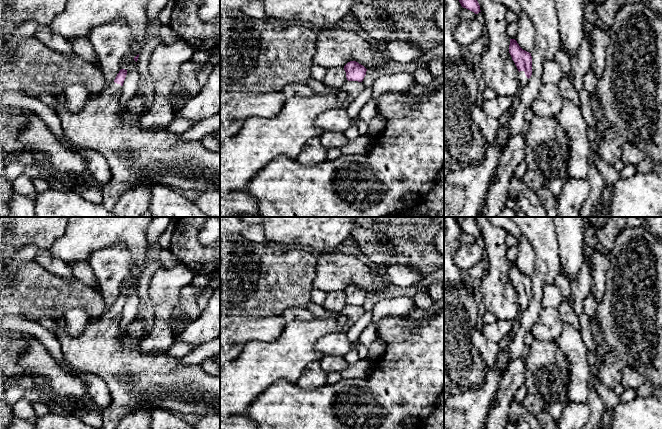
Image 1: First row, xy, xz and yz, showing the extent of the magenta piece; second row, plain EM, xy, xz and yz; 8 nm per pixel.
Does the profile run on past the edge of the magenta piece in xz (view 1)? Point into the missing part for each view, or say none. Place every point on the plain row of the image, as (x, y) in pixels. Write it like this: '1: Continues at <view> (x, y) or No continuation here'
1: No continuation here

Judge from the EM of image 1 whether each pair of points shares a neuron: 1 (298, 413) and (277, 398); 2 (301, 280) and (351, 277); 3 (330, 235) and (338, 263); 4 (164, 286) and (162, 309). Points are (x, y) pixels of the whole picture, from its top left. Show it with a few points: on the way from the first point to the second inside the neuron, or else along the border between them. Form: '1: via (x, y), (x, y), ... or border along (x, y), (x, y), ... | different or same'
1: via (293, 413), (282, 402) | same
2: border along (316, 257), (316, 275), (312, 287) | different
3: border along (339, 247), (321, 251) | different
4: via (164, 292), (164, 303) | same

